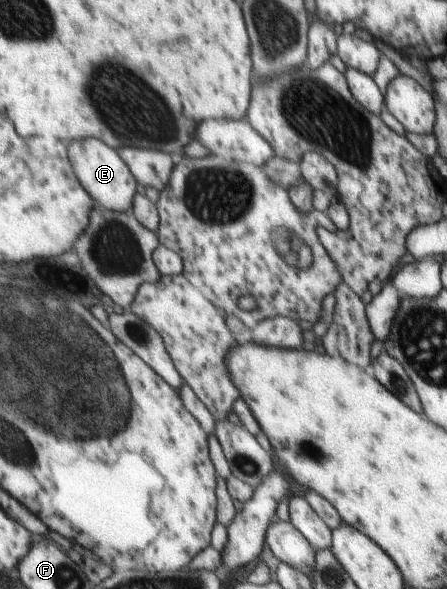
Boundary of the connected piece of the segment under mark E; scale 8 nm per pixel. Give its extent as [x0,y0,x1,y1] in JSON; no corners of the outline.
[69,139,137,212]

